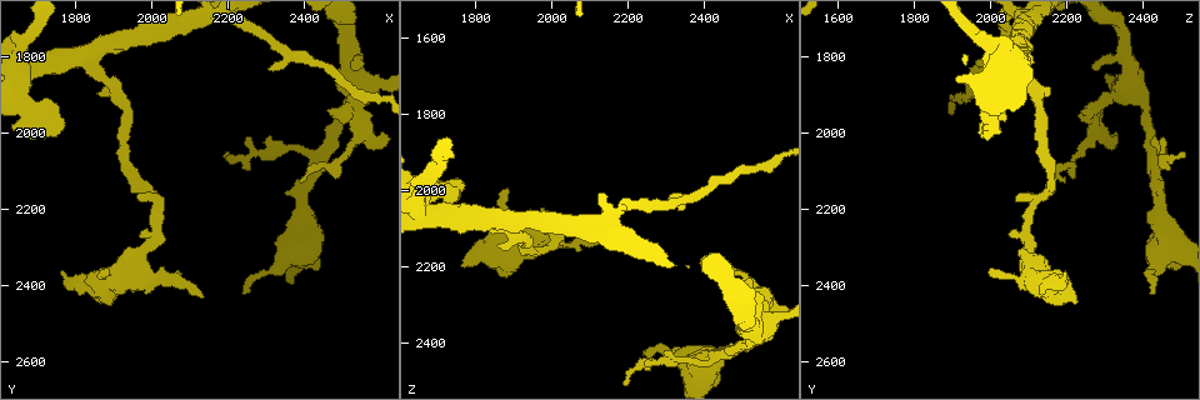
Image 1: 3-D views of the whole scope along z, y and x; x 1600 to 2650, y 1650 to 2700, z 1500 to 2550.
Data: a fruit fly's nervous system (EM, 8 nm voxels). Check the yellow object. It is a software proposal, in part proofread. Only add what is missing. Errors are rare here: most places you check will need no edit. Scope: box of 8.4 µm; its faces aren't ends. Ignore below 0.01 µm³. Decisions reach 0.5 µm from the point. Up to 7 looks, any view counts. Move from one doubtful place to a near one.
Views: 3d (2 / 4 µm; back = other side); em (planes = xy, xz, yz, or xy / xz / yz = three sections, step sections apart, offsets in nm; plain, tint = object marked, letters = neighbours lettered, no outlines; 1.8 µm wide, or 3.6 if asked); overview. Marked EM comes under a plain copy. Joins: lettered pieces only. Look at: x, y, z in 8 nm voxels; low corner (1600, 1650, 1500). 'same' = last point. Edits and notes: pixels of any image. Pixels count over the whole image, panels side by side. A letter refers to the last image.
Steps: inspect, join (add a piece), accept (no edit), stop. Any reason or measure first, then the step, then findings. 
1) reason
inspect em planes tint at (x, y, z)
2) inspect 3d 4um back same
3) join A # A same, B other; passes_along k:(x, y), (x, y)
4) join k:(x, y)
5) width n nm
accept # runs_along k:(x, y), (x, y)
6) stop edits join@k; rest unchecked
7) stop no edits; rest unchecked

sudden change in width
inspect 3d 4um at (1800, 2395, 2175)

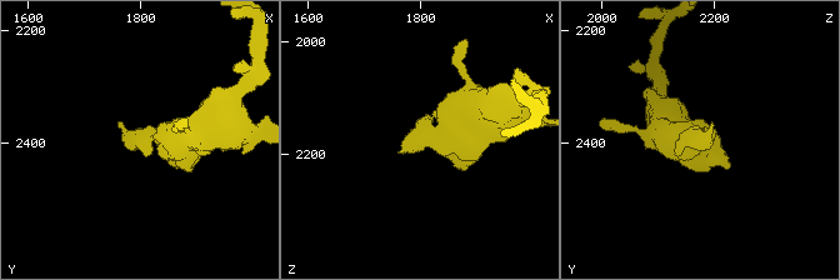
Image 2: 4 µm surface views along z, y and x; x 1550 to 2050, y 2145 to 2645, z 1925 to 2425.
inspect em yz step 4 tint at (1795, 2390, 2175)

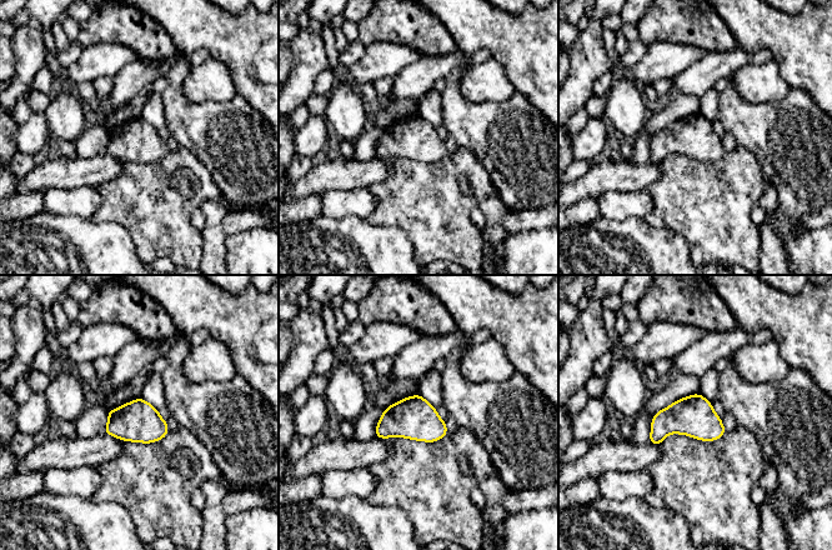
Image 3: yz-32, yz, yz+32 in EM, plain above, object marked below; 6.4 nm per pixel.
inspect em planes letters same

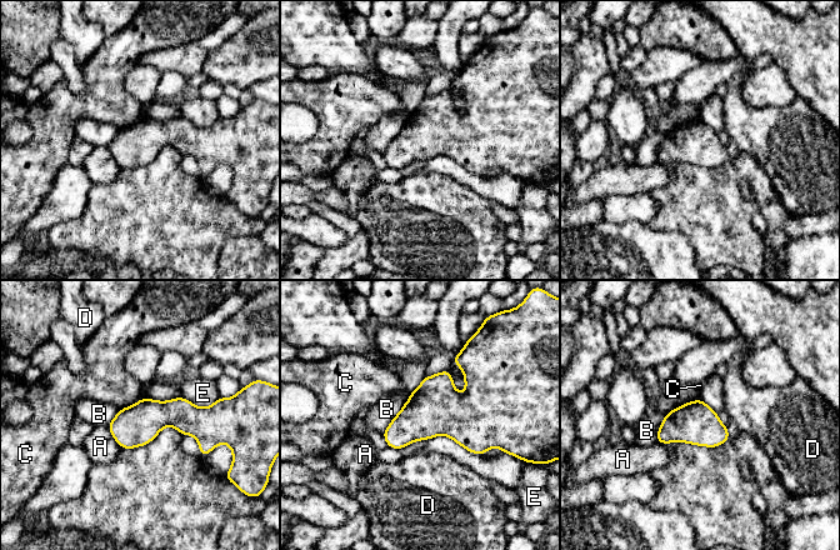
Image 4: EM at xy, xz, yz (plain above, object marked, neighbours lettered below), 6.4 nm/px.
width 260 nm
accept # A other, B other, C other, D other, E other; border 4:(699, 398), (676, 408); none of them fits

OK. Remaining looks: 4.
inspect em planes tint at (1965, 2180, 2060)

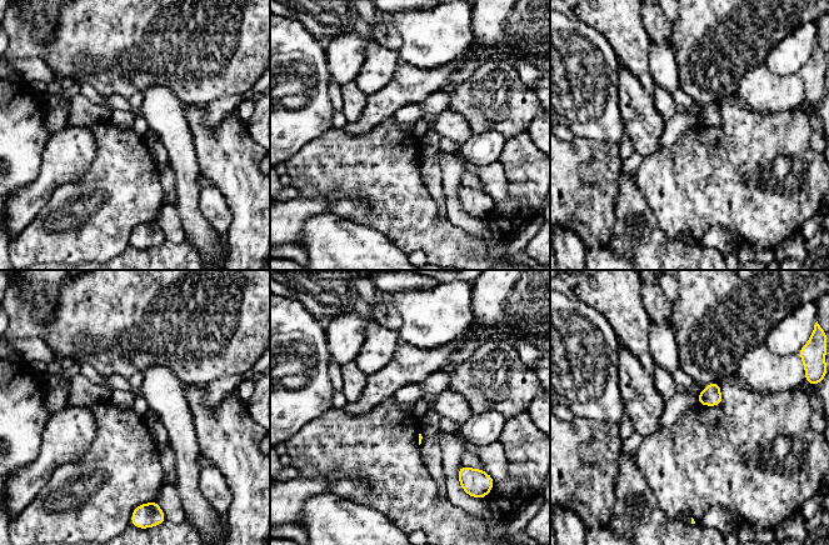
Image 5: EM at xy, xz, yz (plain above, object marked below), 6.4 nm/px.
what lies round it
inspect em planes letters same

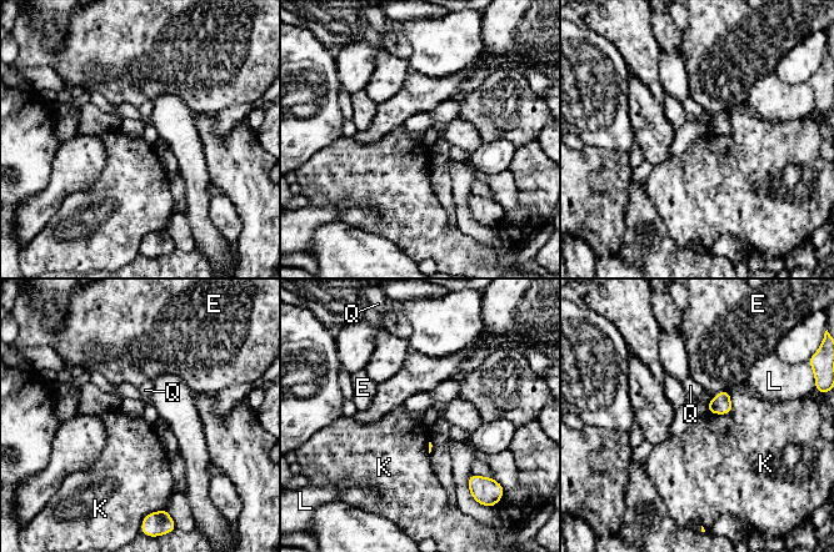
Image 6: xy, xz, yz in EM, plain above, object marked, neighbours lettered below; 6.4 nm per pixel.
accept # E other, K other, L other, Q other; border 6:(730, 392), (730, 412), (708, 414); none of them fits

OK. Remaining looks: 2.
thick end
inspect em 3.6um xz step 16 tint at (2515, 1830, 2270)

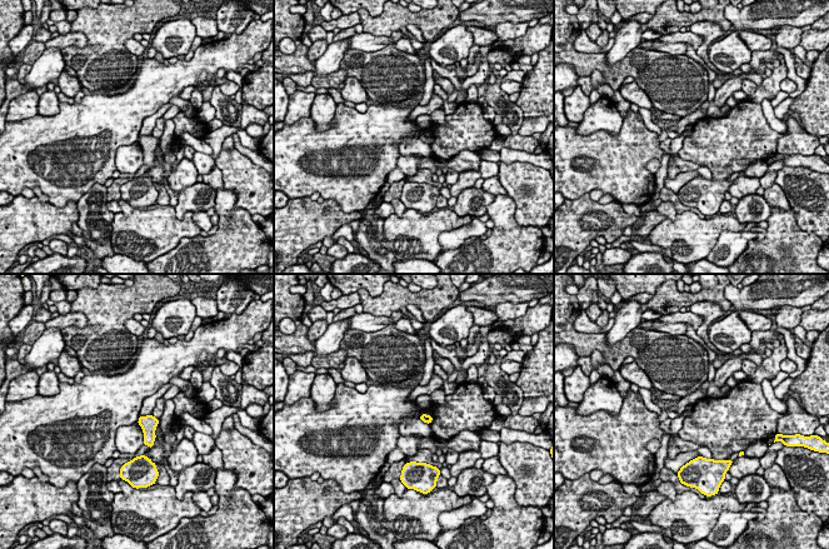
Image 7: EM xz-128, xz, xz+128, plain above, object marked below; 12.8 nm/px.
what lies round it
inspect em 3.6um xz step 16 letters same

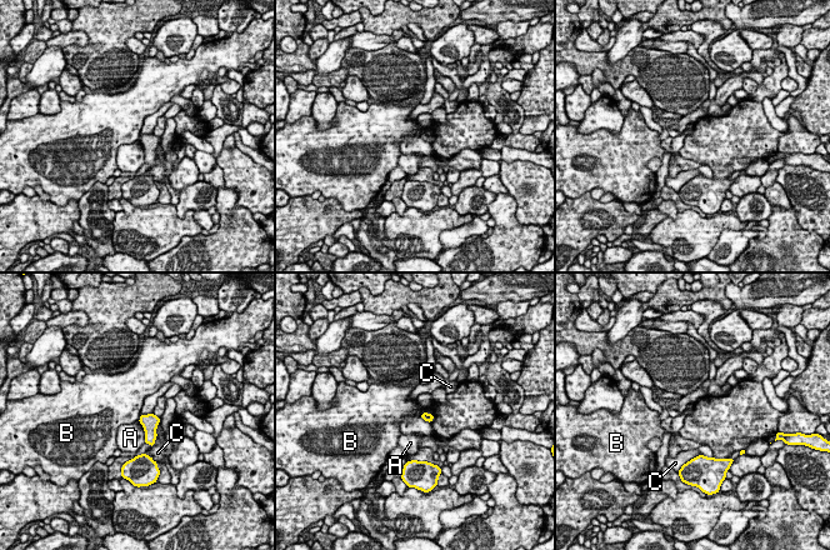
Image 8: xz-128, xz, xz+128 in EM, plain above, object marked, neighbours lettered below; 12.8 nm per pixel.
longest_contact A 300 nm
accept # A other, B other, C other; border 8:(140, 415), (138, 420); no lettered piece goes on from it

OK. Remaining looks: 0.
stop no edits; rest unchecked

